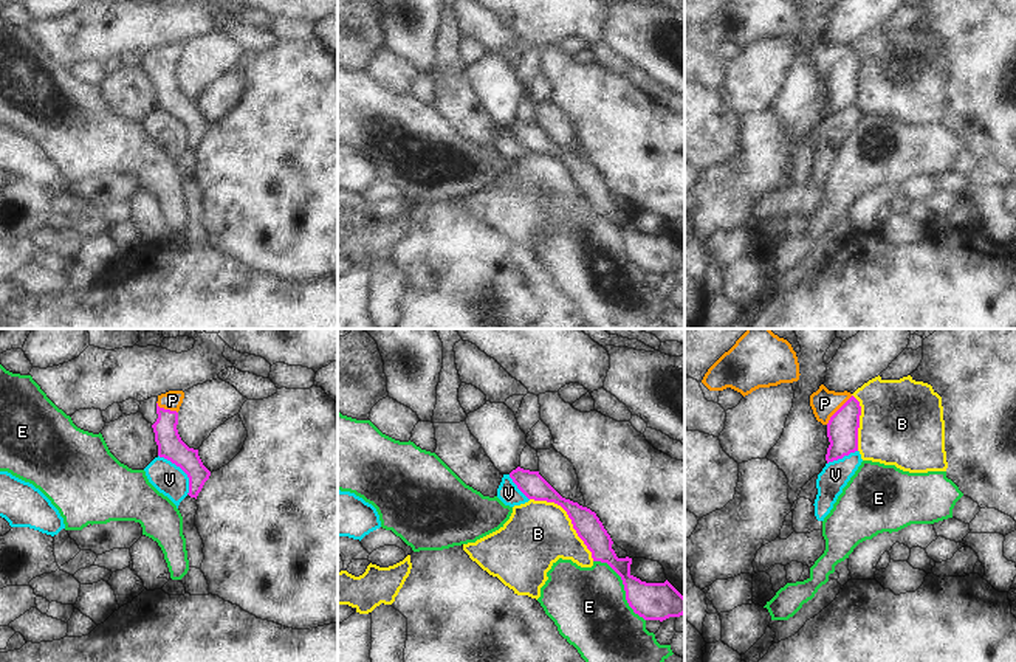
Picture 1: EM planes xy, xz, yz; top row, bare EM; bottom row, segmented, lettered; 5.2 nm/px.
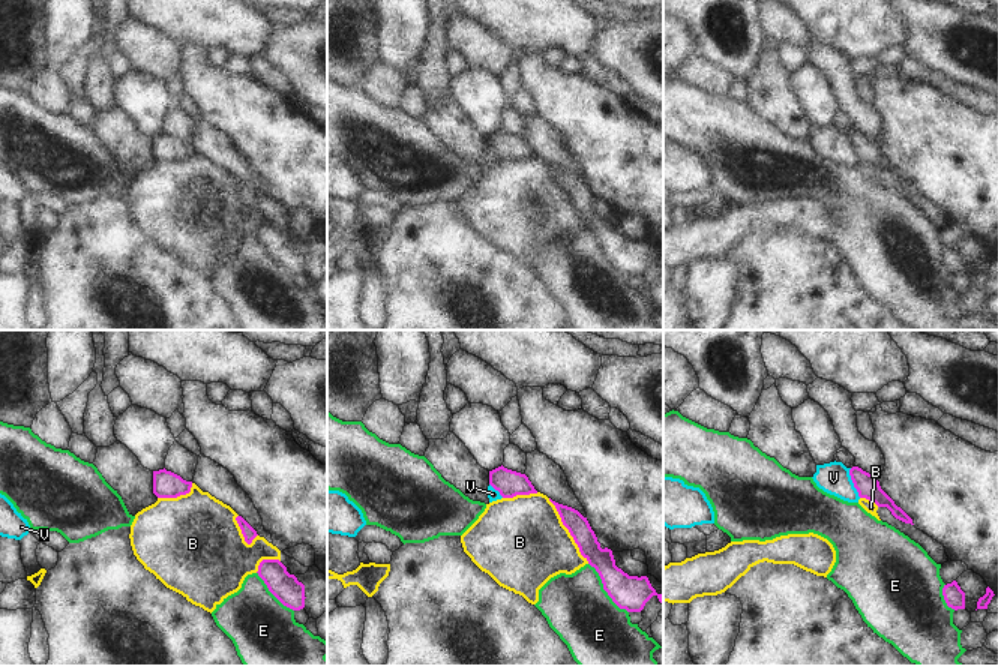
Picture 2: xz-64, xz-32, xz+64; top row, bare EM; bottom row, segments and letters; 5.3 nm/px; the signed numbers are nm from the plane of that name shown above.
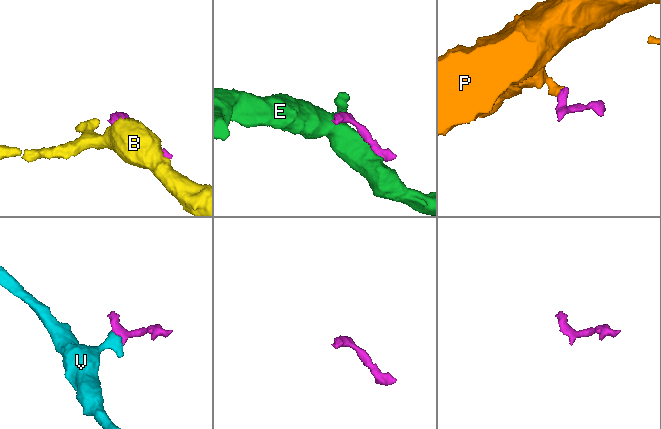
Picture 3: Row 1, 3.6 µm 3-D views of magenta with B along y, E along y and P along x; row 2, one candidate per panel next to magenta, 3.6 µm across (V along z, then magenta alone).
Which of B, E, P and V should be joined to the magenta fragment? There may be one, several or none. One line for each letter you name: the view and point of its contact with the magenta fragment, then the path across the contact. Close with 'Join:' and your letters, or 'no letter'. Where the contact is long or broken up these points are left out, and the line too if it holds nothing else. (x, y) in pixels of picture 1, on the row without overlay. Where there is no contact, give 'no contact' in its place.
P: yz (838, 62) | across yz (843, 79), (843, 70), (838, 62), (824, 56)
Join: P

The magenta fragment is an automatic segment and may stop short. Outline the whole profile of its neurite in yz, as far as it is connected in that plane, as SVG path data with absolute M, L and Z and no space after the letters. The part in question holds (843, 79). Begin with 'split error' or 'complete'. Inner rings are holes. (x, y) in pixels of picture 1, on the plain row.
split error; M824 37L810 48L810 59L818 74L827 79L829 101L826 113L833 115L858 104L861 59L847 43L829 43Z

